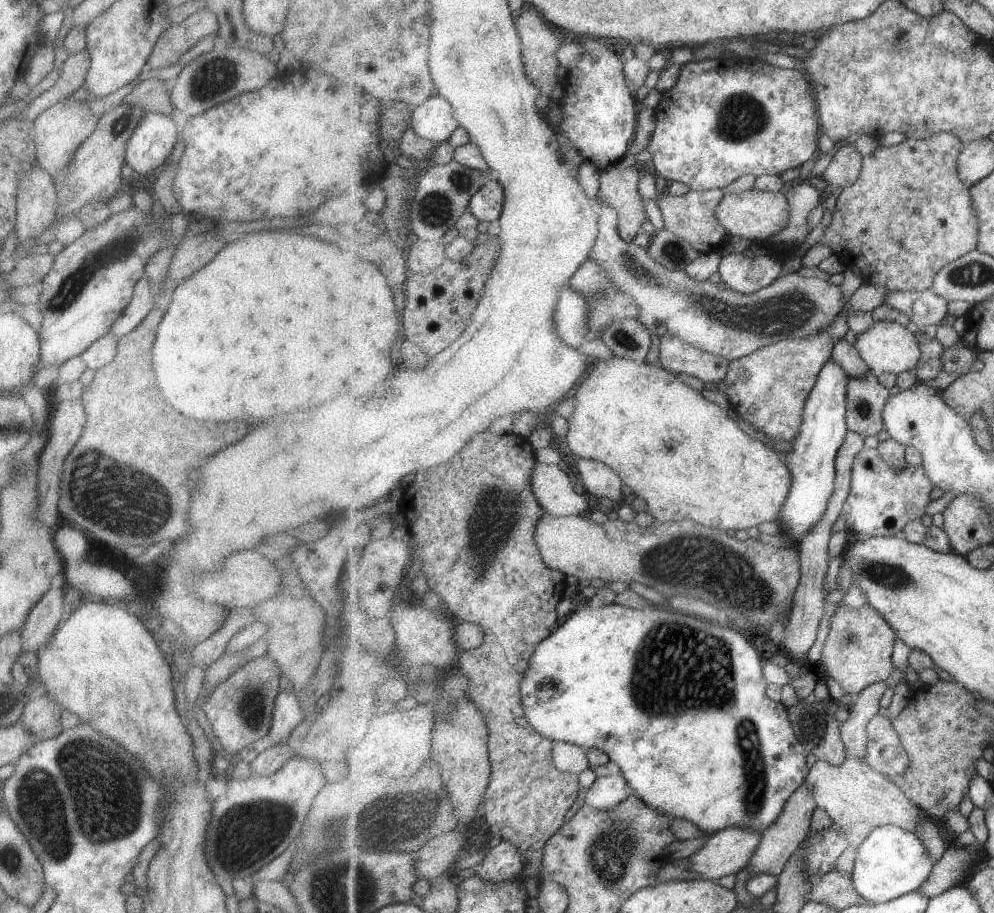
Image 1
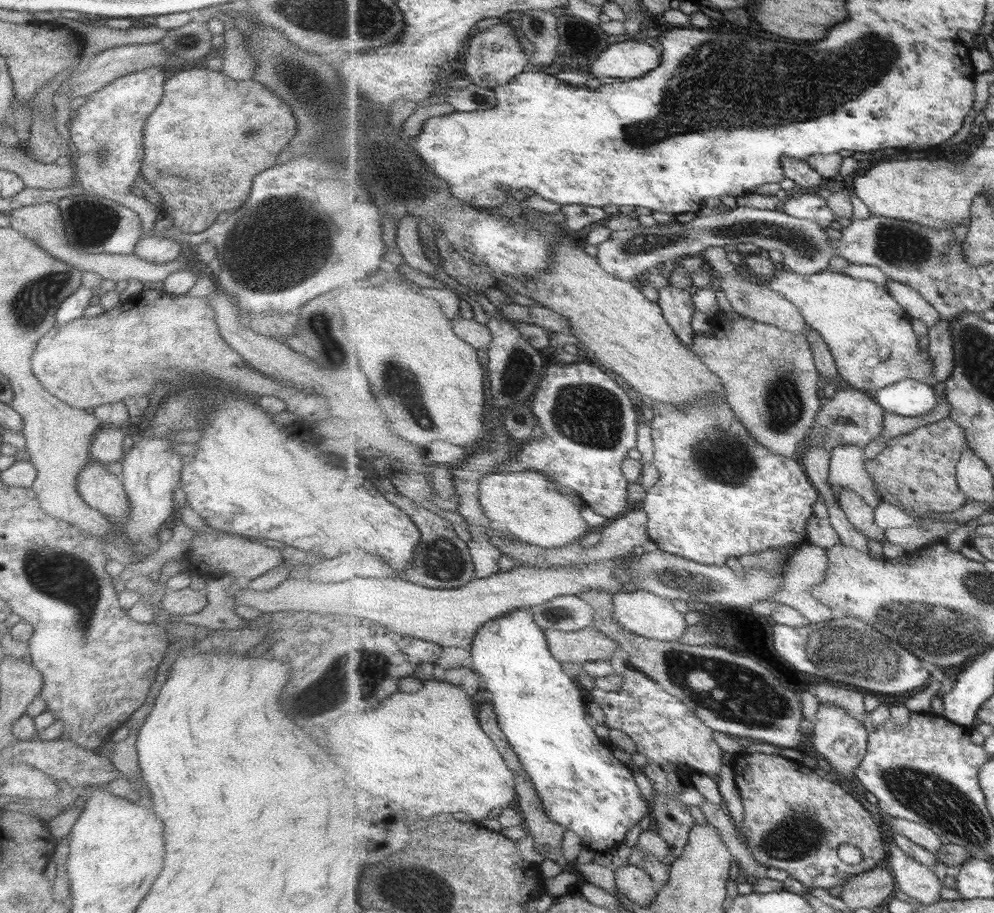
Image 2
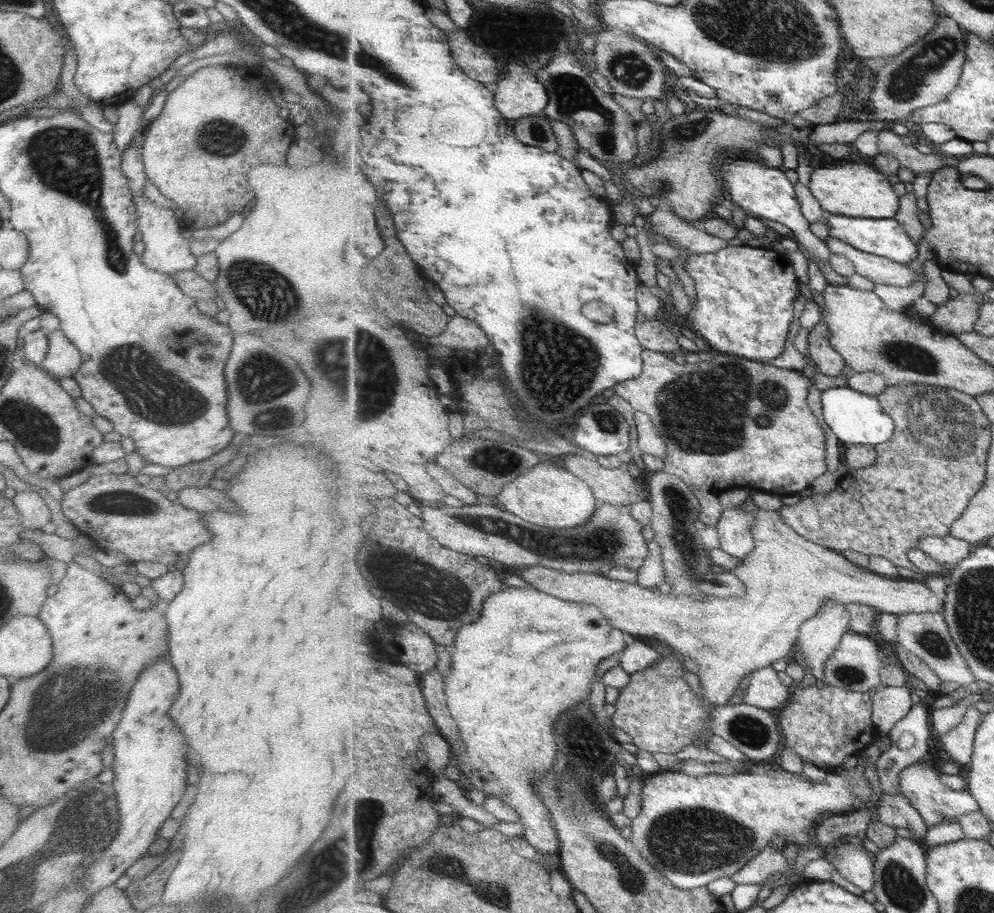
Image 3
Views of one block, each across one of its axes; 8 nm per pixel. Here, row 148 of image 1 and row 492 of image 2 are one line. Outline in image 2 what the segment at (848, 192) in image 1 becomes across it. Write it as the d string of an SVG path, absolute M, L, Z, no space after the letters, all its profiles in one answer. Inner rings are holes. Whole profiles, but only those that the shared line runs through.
M952 417L938 421L934 424L917 428L915 432L908 433L894 439L887 440L886 448L874 458L867 460L870 477L876 484L878 495L882 502L888 502L906 511L912 519L909 523L919 528L931 528L935 526L946 512L958 512L968 504L968 496L960 487L959 465L963 460L966 448L969 446L966 429L960 426Z

